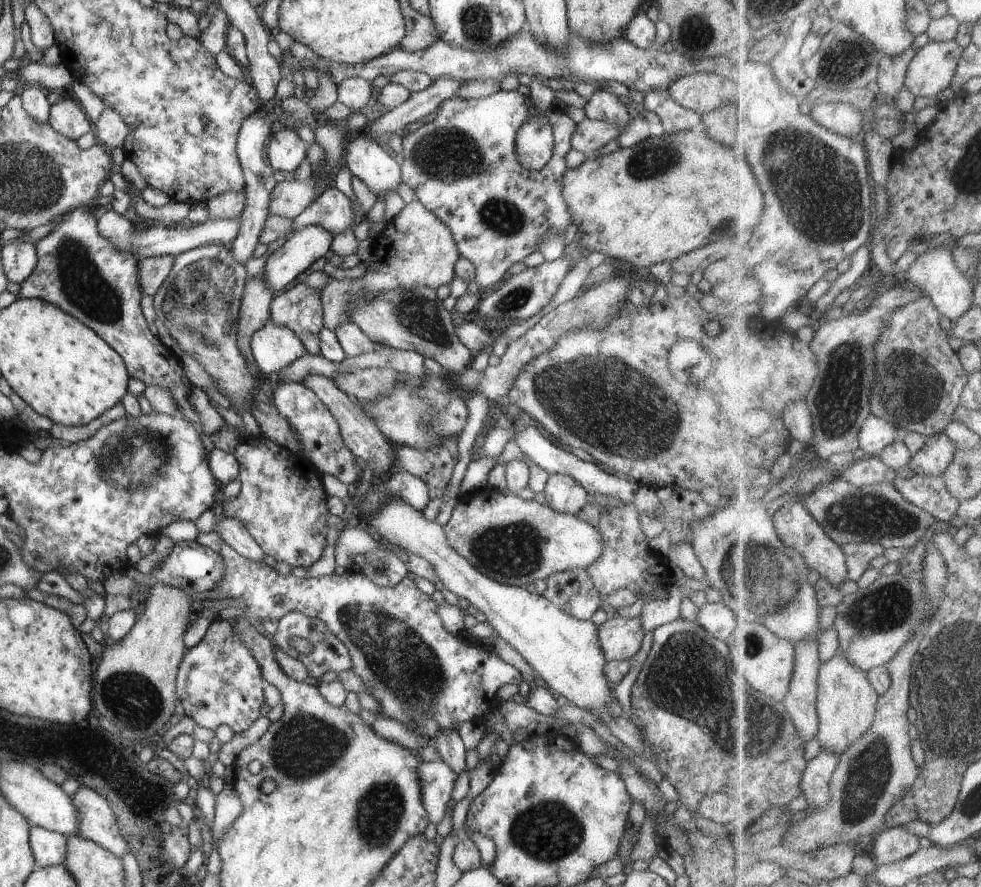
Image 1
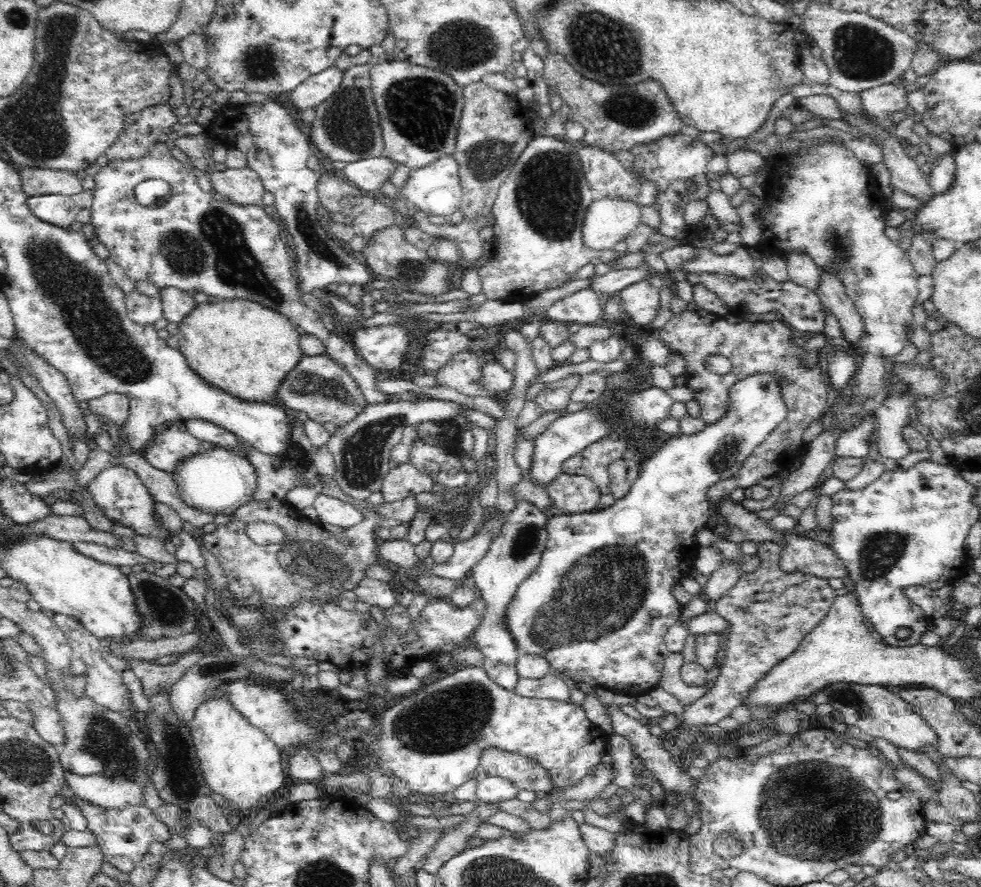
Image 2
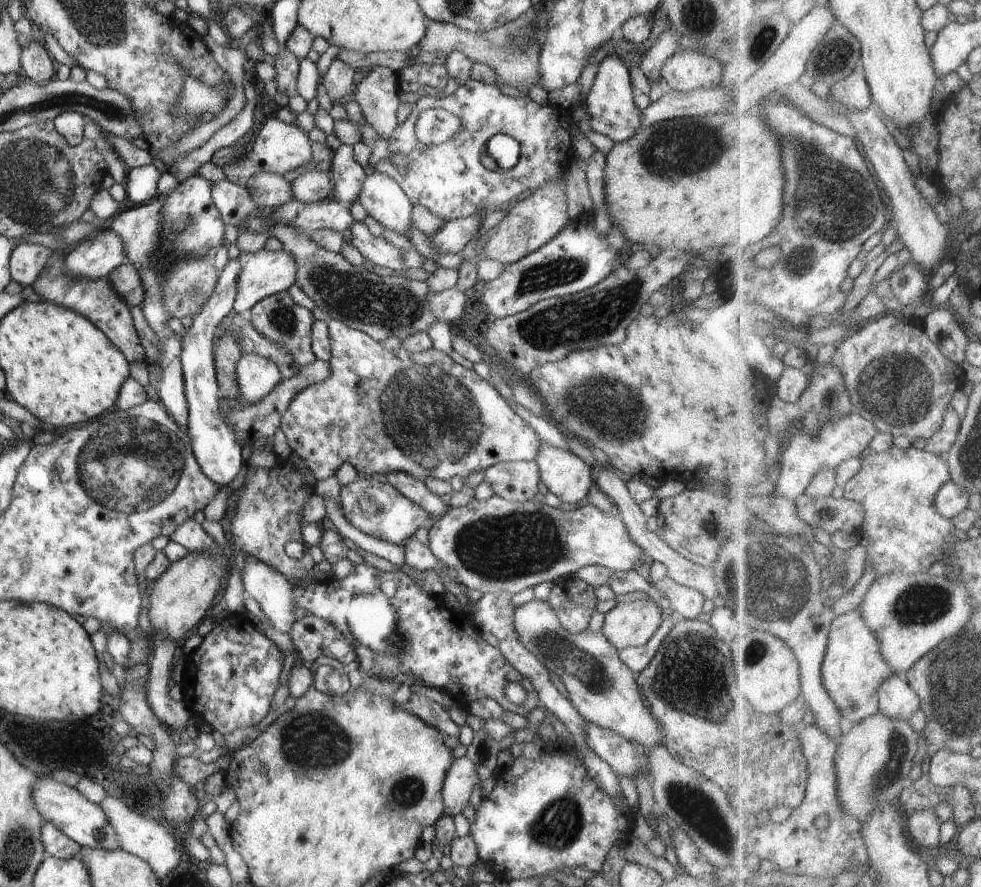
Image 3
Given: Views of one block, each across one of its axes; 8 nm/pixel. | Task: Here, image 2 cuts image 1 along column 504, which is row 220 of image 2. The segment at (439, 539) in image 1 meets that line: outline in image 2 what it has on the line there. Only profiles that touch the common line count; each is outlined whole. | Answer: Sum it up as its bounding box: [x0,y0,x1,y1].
[582,198,642,250]

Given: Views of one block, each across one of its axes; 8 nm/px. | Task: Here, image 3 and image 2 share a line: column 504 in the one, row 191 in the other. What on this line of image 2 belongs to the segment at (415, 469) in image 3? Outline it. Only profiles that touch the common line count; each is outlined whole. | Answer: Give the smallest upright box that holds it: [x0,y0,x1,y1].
[398,155,462,216]

